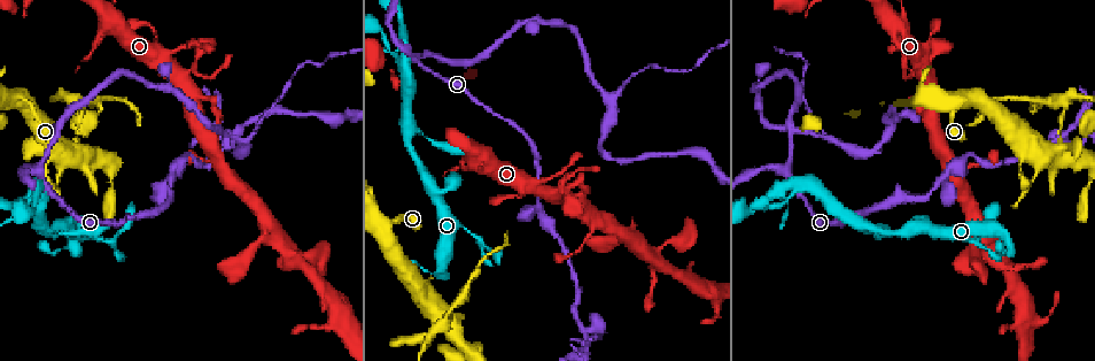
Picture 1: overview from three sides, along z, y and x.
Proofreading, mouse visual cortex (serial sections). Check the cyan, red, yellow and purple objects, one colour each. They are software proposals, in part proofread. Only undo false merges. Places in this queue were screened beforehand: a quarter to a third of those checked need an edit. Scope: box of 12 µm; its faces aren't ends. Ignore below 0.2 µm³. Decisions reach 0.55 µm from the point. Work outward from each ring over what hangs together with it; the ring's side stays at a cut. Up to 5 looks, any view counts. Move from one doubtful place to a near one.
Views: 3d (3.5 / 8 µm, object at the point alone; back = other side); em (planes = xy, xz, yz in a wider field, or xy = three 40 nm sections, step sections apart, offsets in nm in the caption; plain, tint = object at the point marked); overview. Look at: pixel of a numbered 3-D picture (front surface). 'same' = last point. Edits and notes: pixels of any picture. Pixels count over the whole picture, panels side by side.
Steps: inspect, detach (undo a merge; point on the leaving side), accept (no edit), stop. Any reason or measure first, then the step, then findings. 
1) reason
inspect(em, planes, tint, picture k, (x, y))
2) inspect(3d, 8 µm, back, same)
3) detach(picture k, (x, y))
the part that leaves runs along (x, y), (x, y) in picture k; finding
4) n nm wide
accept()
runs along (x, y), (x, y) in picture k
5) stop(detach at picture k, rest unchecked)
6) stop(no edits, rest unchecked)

thin neck
inspect(3d, 3.5 µm, picture 1, (194, 158))

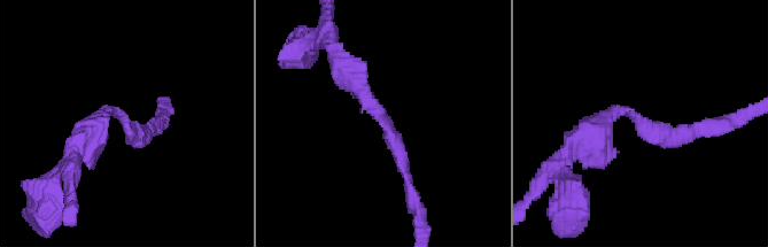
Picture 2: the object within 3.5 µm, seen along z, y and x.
accept()
runs along (340, 62), (389, 129), (406, 179) in picture 2; one cell here

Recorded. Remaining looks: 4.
sharp bend
inspect(3d, 3.5 µm, picture 1, (833, 142))

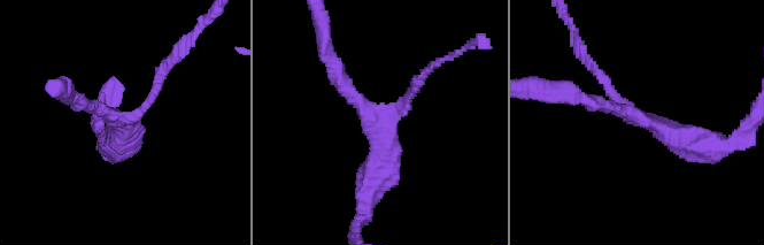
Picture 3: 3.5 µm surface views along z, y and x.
3 arms; arms of 100, 200, 400 nm; need the tissue
inspect(em, xy, step 2, tint, picture 3, (112, 120))

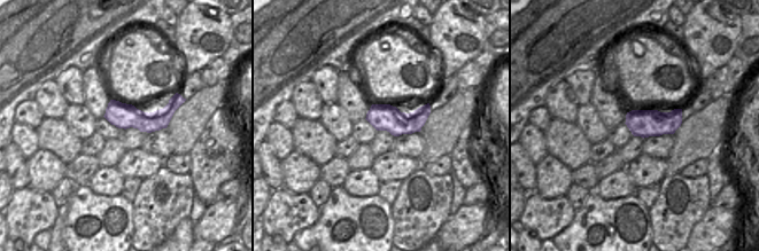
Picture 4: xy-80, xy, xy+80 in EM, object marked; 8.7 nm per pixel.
cut it another way
inspect(em, xy, step 1, tint, same)

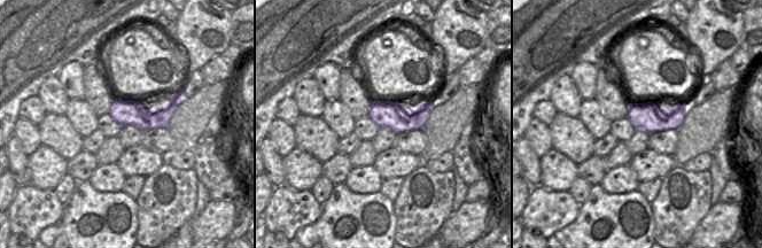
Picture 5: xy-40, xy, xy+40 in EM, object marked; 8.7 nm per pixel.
240 nm wide
accept()
runs along (180, 97), (162, 115), (113, 113) in picture 5; one cell here

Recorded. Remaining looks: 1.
stop(no edits, rest unchecked)

